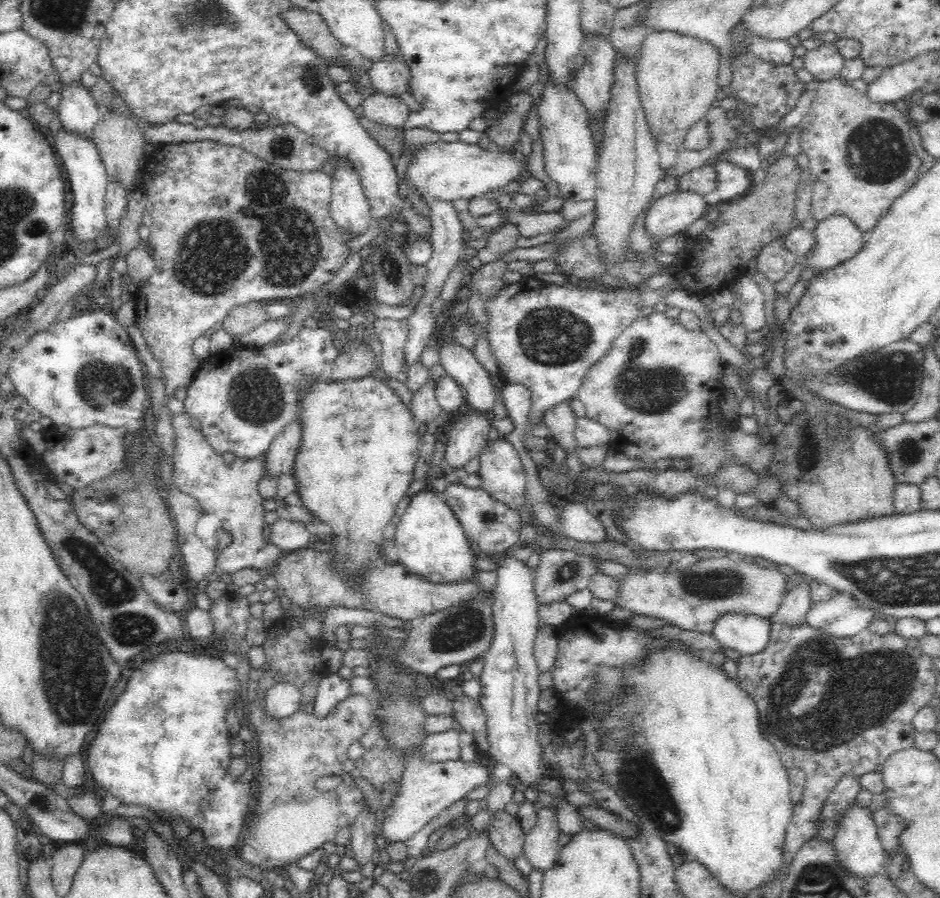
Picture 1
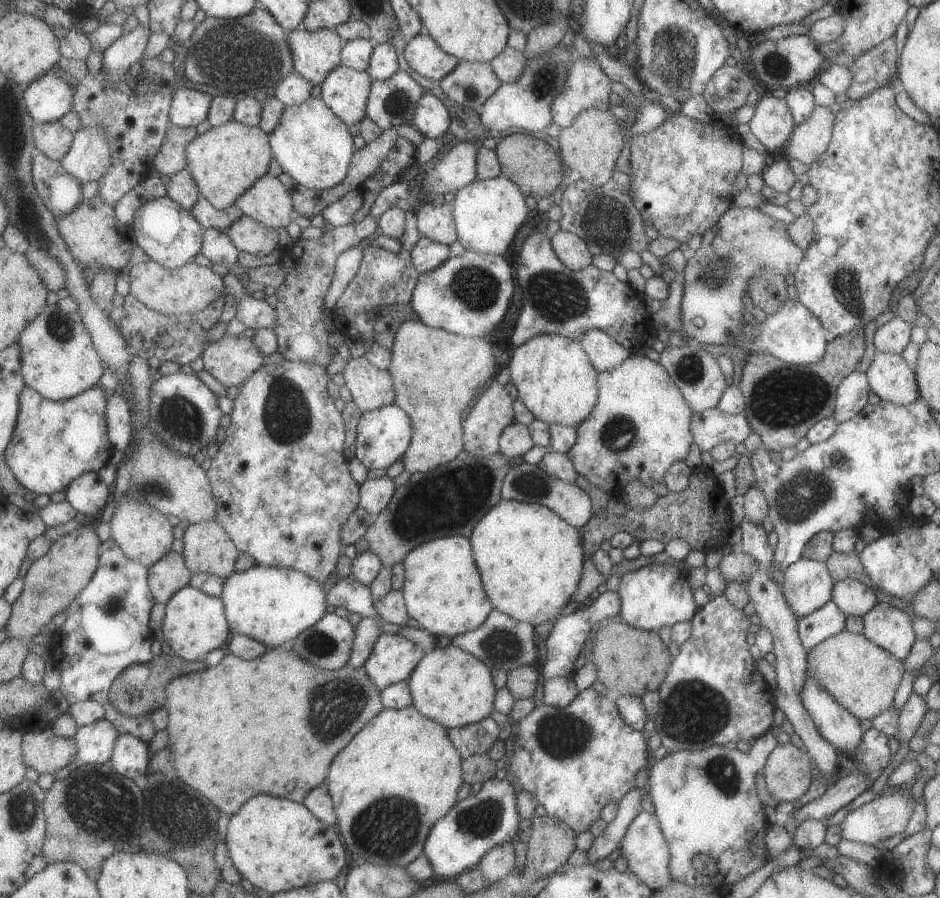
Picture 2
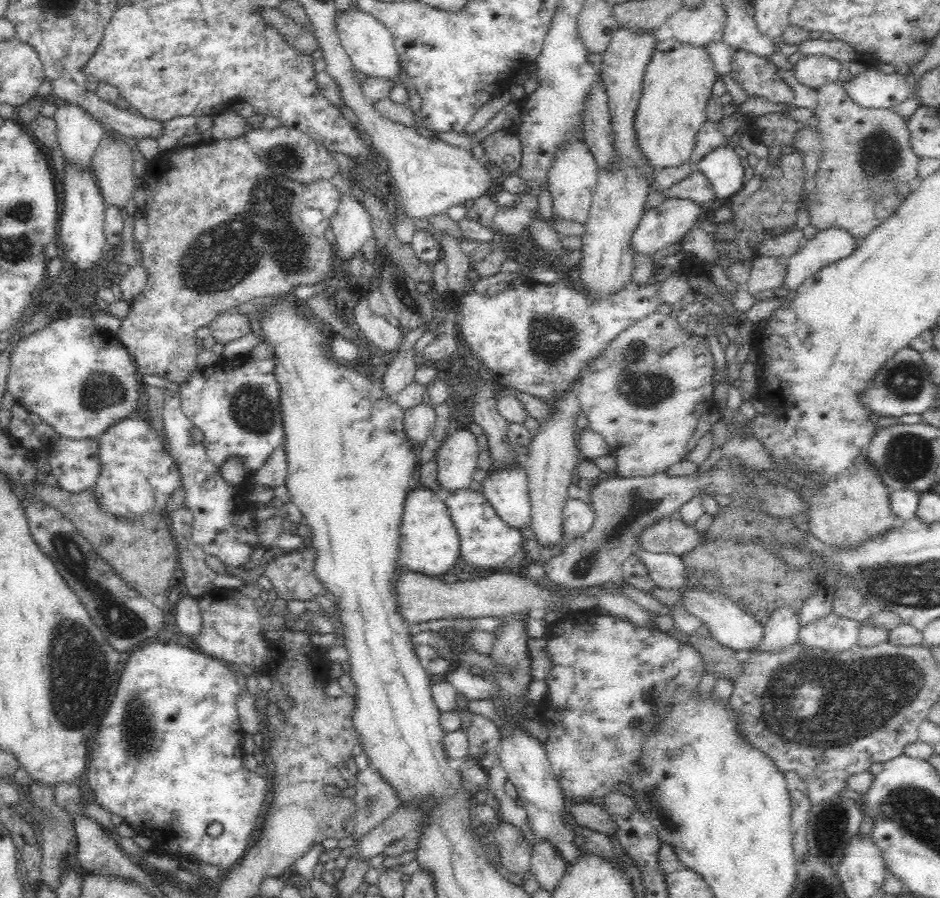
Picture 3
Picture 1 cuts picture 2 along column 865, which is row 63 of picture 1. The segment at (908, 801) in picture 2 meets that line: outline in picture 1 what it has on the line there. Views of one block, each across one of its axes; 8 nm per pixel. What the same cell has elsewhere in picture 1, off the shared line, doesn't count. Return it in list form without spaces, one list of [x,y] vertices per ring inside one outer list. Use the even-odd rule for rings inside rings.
[[[834,42],[826,44],[817,50],[807,51],[803,56],[804,70],[818,82],[834,79],[842,70],[845,61],[838,55]]]

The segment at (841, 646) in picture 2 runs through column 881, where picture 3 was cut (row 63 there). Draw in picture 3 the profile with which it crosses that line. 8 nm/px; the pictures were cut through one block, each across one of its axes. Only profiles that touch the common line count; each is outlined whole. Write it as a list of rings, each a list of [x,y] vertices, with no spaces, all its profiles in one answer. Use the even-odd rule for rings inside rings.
[[[674,38],[659,42],[653,60],[646,66],[642,96],[634,116],[636,146],[653,170],[678,168],[690,162],[696,148],[696,136],[703,125],[708,123],[707,98],[711,95],[712,84],[716,80],[713,63],[704,48],[682,44]]]

